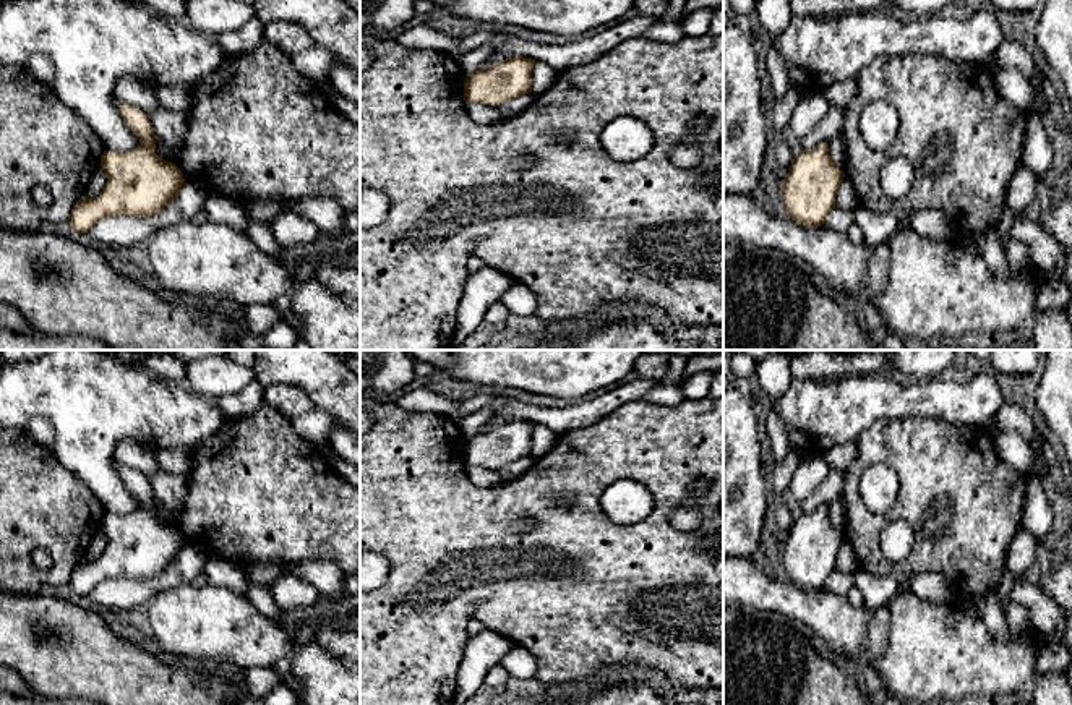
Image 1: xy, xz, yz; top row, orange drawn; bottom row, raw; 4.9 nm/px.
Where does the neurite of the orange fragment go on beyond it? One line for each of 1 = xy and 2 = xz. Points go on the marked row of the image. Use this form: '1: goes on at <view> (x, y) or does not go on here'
1: does not go on here
2: does not go on here

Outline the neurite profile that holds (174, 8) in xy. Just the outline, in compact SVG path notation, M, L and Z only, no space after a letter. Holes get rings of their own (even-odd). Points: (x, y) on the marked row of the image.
M141 0L156 15L169 16L174 19L185 19L187 0Z

